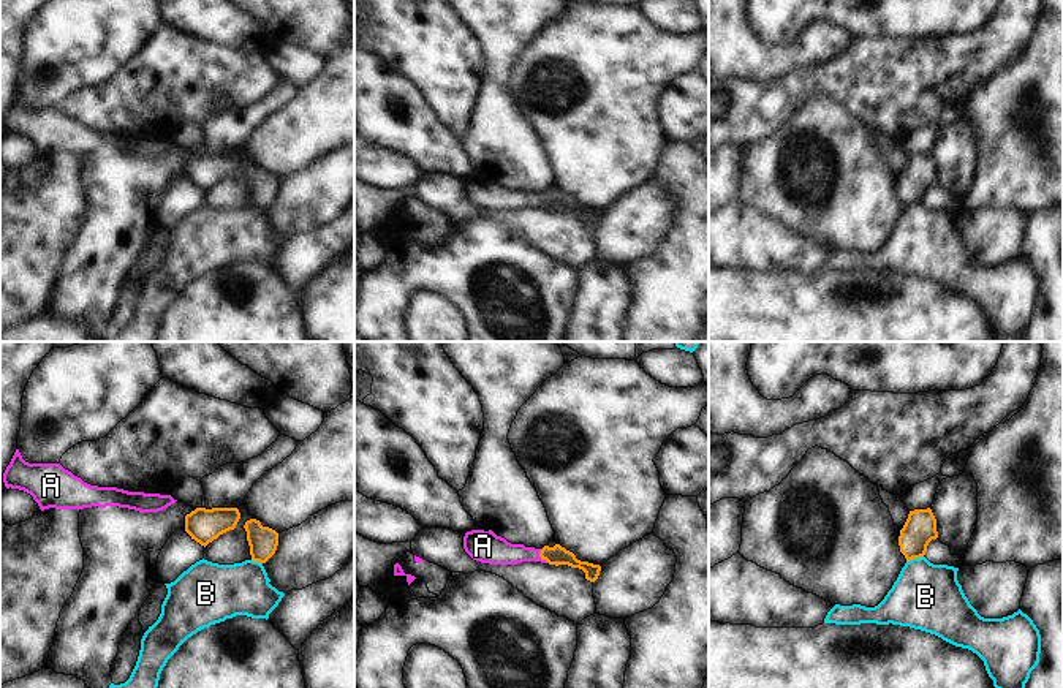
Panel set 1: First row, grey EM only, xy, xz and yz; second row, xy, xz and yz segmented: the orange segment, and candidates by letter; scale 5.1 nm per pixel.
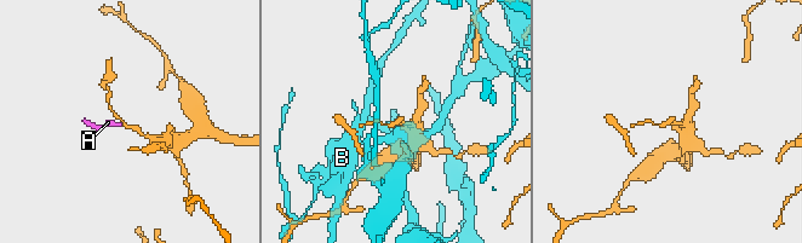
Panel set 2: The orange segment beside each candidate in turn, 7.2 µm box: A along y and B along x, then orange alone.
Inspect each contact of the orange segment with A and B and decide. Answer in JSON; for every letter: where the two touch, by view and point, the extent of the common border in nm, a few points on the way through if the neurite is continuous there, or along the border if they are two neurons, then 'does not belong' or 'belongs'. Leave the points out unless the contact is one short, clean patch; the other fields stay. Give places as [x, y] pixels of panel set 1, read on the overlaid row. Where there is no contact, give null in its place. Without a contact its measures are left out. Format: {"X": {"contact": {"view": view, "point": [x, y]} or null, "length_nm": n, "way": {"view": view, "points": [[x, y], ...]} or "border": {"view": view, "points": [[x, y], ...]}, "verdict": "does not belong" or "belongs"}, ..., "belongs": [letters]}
{"A": {"contact": {"view": "xz", "point": [541, 557]}, "length_nm": 80, "way": {"view": "xz", "points": [[556, 555], [541, 557], [506, 554], [494, 549]]}, "verdict": "belongs"}, "B": {"contact": {"view": "yz", "point": [915, 557]}, "length_nm": 90, "verdict": "does not belong"}, "belongs": ["A"]}

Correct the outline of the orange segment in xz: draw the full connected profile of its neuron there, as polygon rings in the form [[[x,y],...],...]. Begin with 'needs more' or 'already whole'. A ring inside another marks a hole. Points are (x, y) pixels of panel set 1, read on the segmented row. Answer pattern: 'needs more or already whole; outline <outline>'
needs more; outline [[[471,530],[463,536],[465,552],[476,561],[489,565],[517,565],[522,561],[541,561],[549,565],[568,565],[585,573],[585,579],[595,582],[601,566],[581,561],[576,555],[560,544],[543,549],[525,547],[524,544],[511,544],[505,538],[497,536],[492,530]]]

